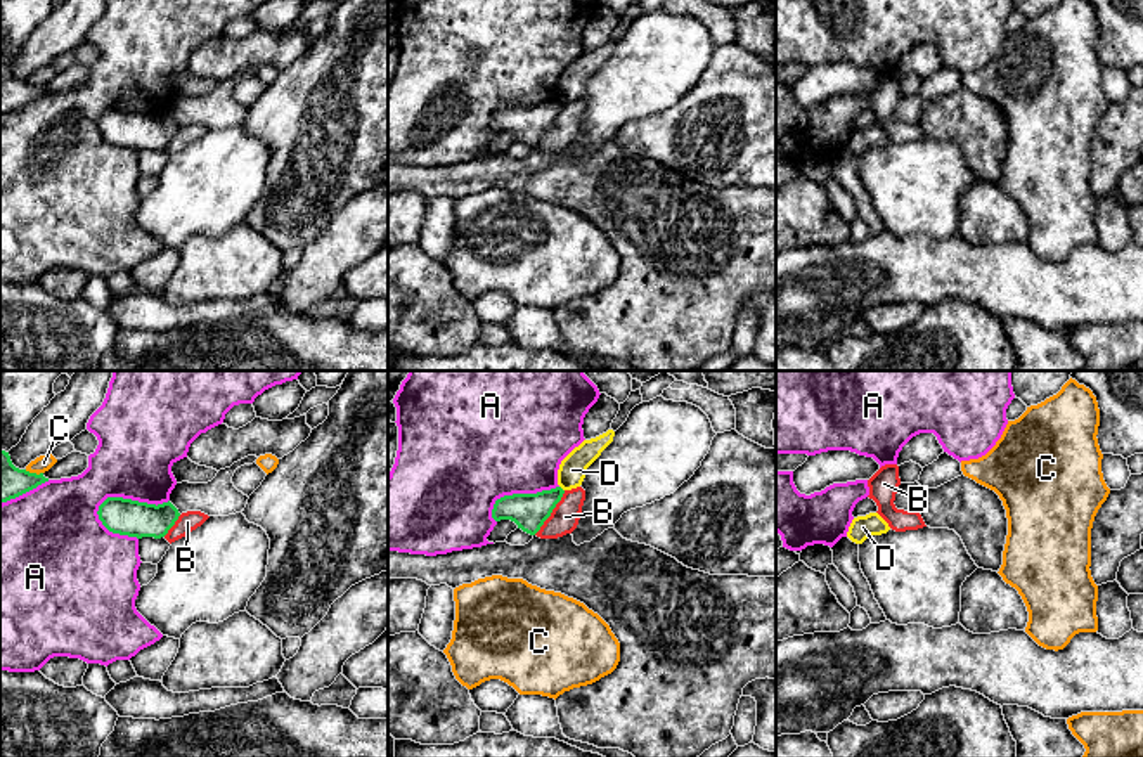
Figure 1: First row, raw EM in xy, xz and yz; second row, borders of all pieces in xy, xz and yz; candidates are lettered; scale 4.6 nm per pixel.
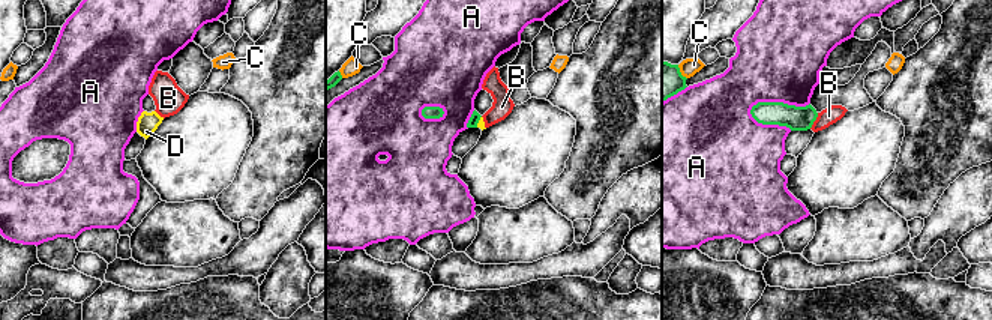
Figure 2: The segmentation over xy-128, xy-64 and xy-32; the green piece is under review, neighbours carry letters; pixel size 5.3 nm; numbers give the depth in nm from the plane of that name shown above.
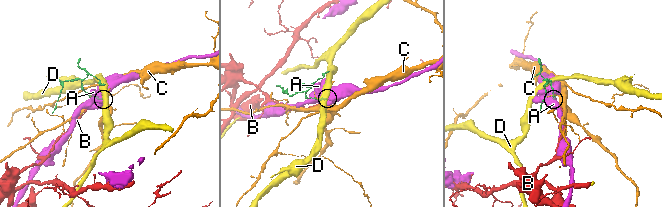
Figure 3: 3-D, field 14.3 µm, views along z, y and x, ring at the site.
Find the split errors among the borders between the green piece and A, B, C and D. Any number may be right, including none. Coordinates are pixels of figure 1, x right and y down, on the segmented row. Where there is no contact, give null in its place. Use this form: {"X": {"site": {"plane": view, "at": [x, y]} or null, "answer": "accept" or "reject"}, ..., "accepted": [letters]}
{"A": {"site": {"plane": "xy", "at": [130, 499]}, "answer": "reject"}, "B": {"site": {"plane": "xz", "at": [551, 511]}, "answer": "reject"}, "C": {"site": {"plane": "xy", "at": [33, 473]}, "answer": "reject"}, "D": {"site": {"plane": "xz", "at": [561, 489]}, "answer": "reject"}, "accepted": []}

